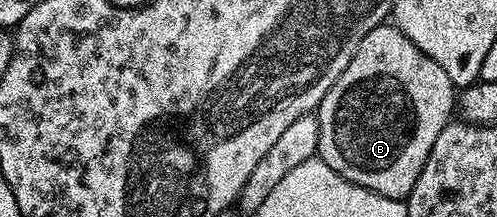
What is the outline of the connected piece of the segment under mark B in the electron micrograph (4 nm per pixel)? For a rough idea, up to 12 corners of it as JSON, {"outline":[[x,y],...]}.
{"outline":[[395,25],[318,105],[317,156],[409,197],[456,86]]}

